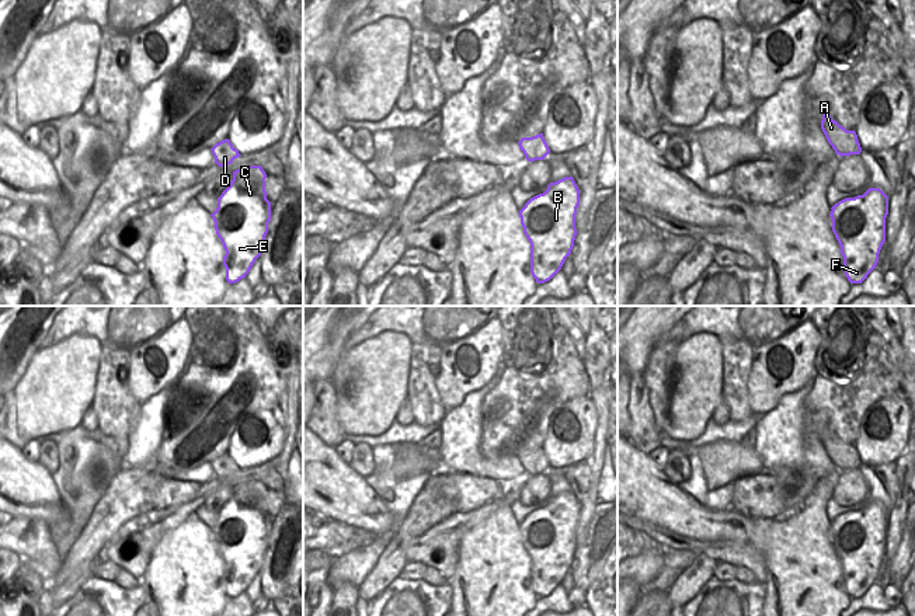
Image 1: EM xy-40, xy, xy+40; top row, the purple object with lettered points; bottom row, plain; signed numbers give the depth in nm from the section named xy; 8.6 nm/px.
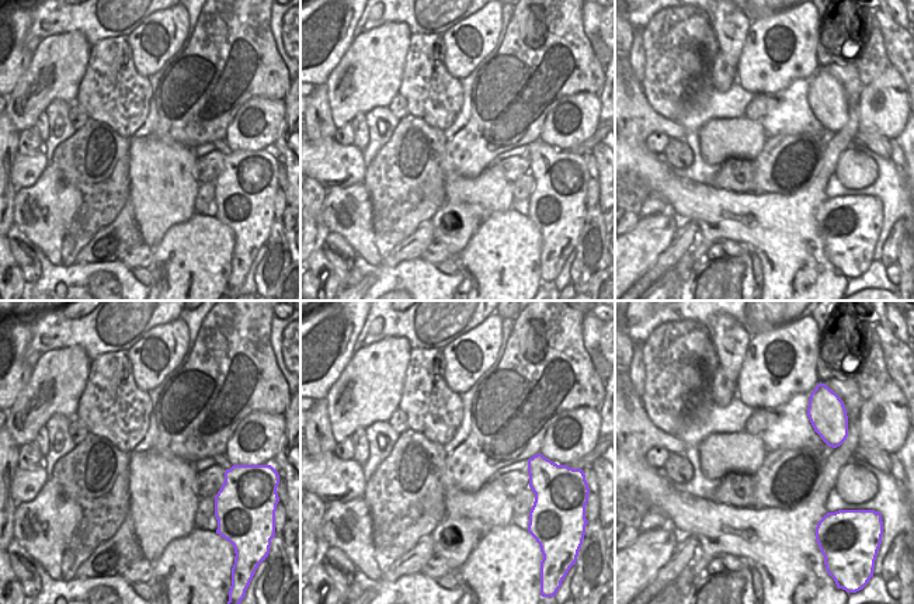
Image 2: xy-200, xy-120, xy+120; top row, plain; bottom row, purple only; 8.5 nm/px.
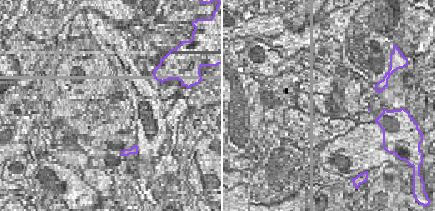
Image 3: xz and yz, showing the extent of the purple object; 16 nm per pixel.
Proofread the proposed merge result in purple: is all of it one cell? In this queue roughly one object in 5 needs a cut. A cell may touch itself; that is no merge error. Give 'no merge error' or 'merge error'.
no merge error

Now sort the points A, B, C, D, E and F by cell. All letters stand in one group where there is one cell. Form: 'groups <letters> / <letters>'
groups A B C D E F

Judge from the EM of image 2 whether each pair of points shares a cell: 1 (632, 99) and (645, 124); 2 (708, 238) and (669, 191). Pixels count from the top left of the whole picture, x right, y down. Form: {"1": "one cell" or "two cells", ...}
{"1": "one cell", "2": "one cell"}

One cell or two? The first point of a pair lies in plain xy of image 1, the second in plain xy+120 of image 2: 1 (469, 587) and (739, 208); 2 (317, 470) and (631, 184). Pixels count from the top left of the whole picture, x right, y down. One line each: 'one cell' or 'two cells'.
1: one cell
2: two cells

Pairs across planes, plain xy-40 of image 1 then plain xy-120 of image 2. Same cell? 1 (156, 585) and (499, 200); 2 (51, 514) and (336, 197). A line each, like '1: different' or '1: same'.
1: different
2: different

